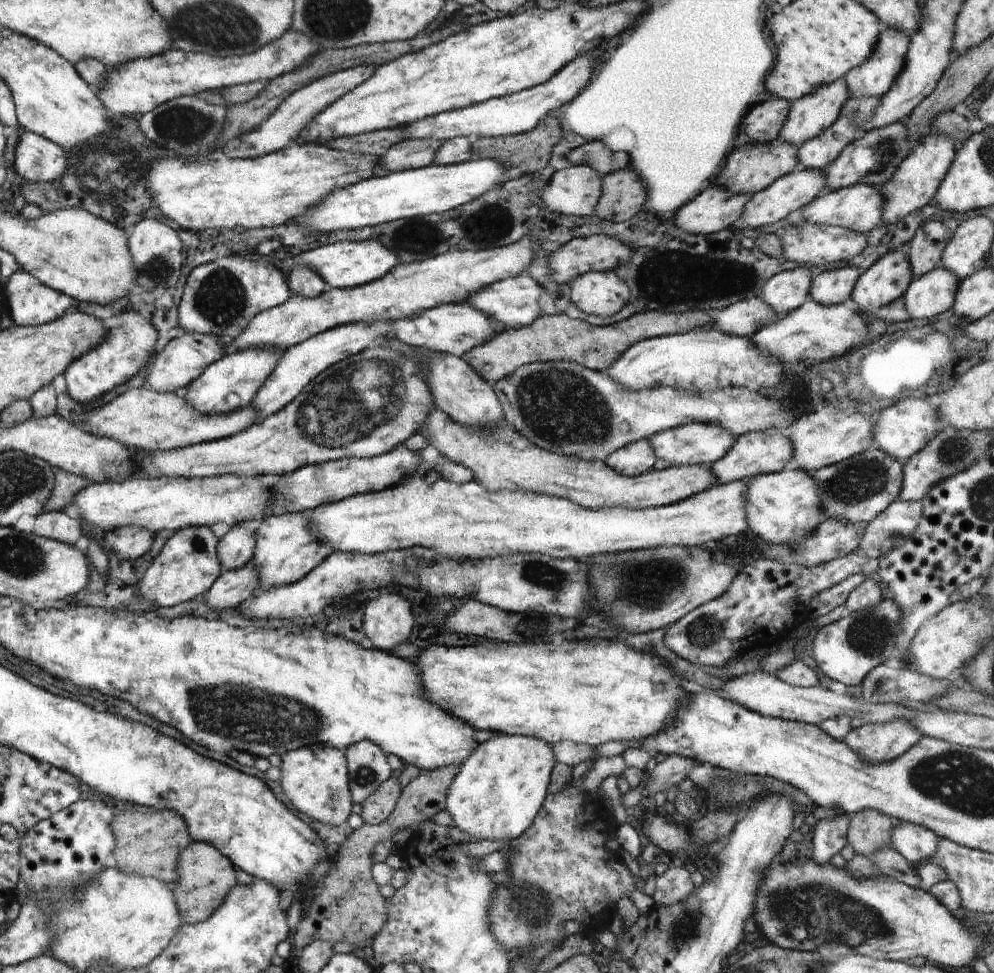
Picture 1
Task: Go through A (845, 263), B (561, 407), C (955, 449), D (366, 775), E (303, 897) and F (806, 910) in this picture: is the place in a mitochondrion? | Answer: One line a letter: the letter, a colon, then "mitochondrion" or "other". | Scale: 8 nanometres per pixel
A: other
B: mitochondrion
C: mitochondrion
D: mitochondrion
E: other
F: mitochondrion

